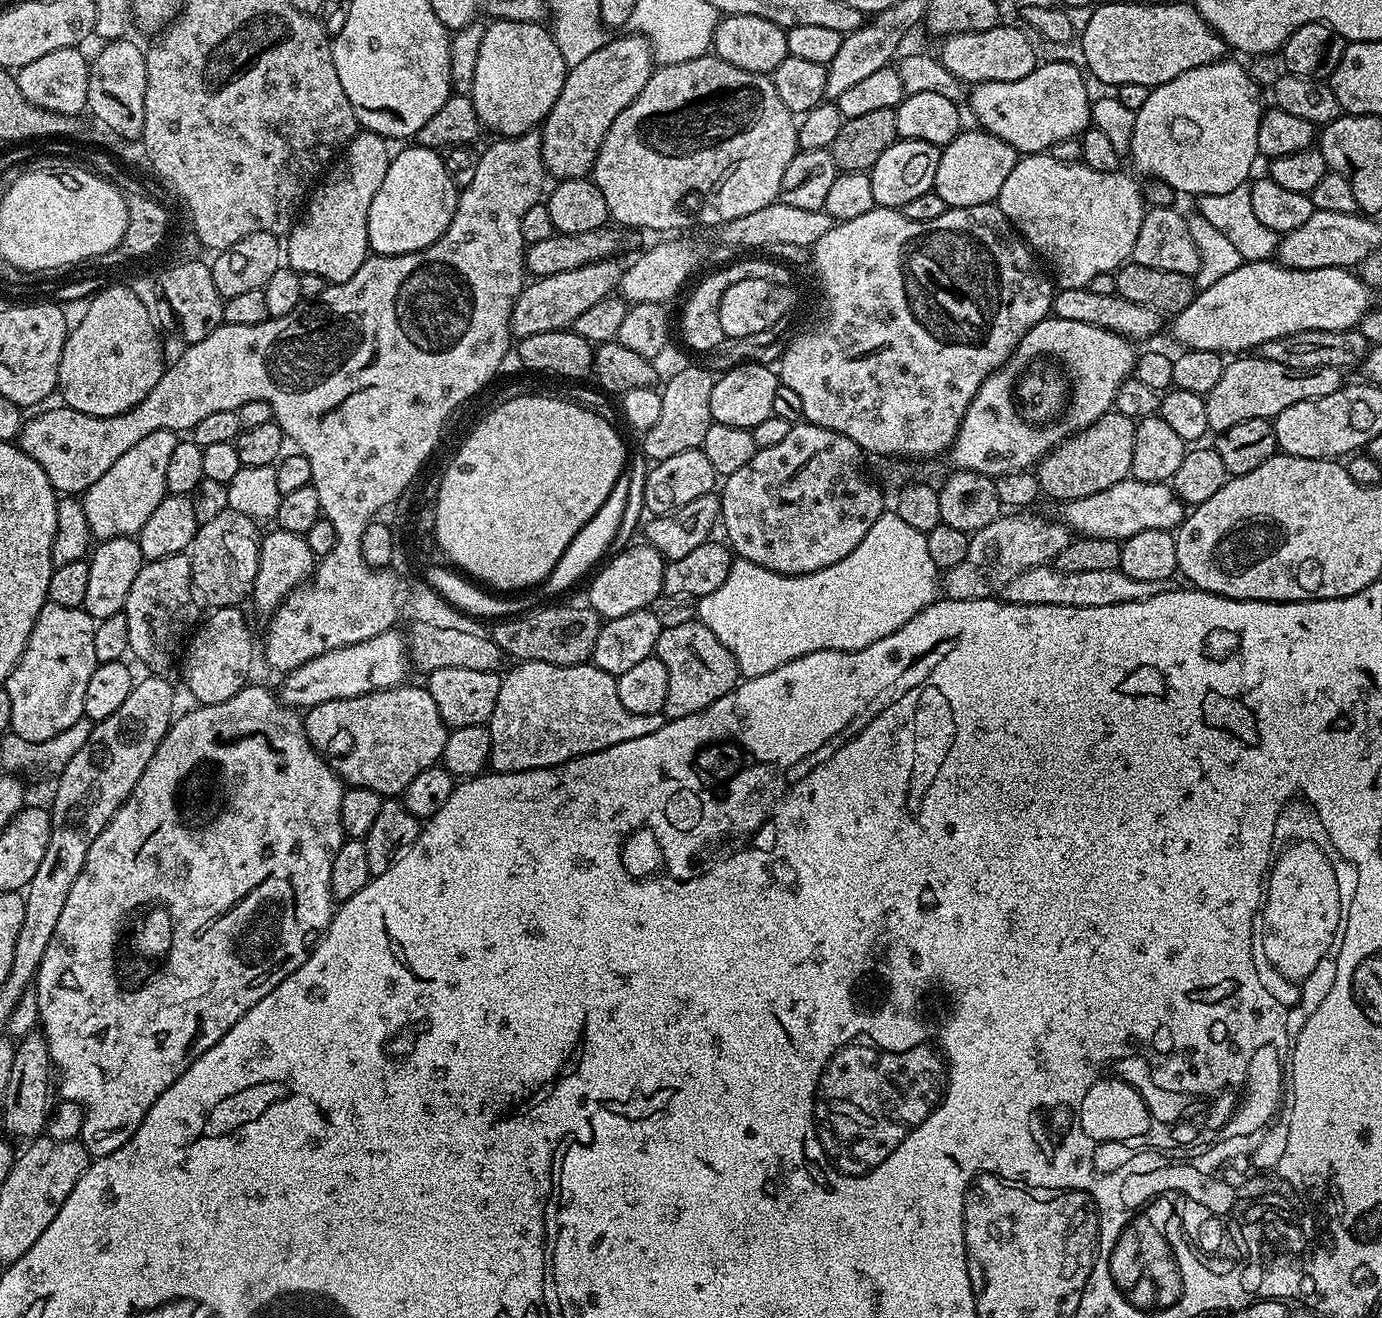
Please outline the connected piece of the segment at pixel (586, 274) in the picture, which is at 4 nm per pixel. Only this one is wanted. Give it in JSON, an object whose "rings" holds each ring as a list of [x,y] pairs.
{"rings":[[[616,258],[599,260],[593,264],[578,266],[578,270],[541,276],[525,283],[520,297],[512,307],[510,326],[513,337],[523,338],[530,334],[546,334],[567,329],[578,318],[578,314],[590,310],[590,306],[602,302],[602,298],[617,291],[622,271],[622,264],[618,261]]]}

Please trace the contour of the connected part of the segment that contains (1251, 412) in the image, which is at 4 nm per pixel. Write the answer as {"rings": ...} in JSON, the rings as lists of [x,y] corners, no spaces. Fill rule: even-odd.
{"rings":[[[1256,354],[1233,360],[1236,360],[1233,364],[1232,361],[1225,363],[1222,378],[1218,378],[1218,386],[1214,386],[1214,390],[1210,390],[1206,397],[1206,422],[1216,434],[1250,418],[1274,418],[1286,410],[1286,406],[1294,406],[1294,402],[1306,402],[1310,398],[1334,394],[1334,390],[1342,386],[1342,372],[1338,368],[1287,368],[1273,360],[1262,360]]]}

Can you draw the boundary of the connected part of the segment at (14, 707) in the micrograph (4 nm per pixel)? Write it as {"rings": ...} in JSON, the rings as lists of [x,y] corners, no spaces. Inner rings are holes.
{"rings":[[[45,602],[38,618],[34,622],[34,630],[18,658],[12,673],[8,675],[6,687],[10,694],[10,732],[24,738],[26,742],[46,742],[58,734],[62,734],[74,722],[84,716],[82,698],[86,698],[86,682],[90,682],[90,674],[96,669],[94,658],[94,630],[97,621],[83,608],[58,606]]]}

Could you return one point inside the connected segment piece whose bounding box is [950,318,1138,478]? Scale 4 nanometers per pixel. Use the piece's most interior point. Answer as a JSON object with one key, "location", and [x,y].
{"location":[1062,376]}

